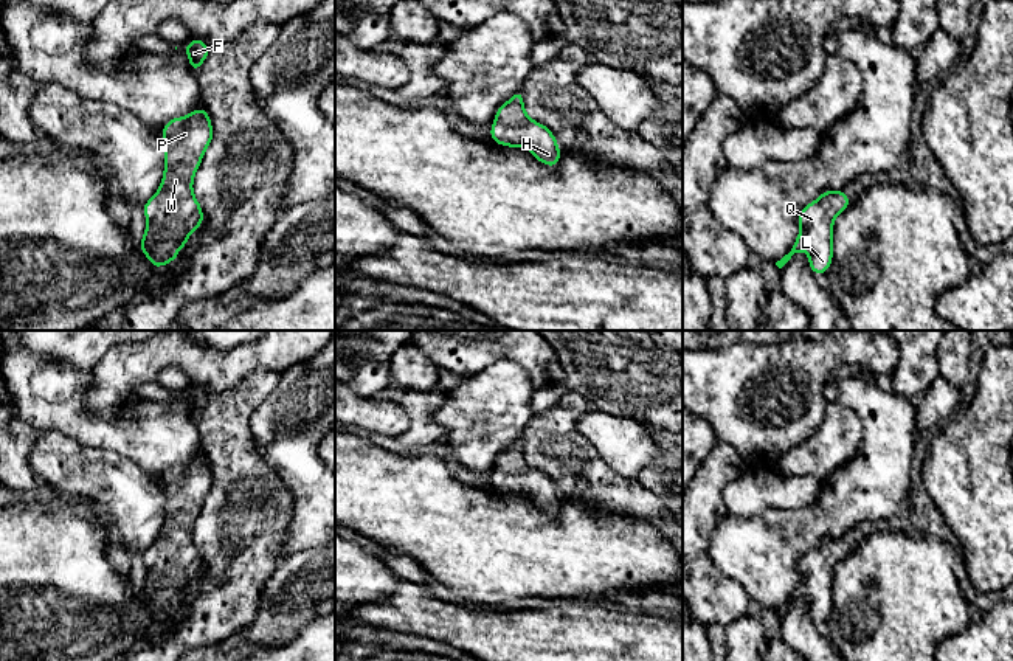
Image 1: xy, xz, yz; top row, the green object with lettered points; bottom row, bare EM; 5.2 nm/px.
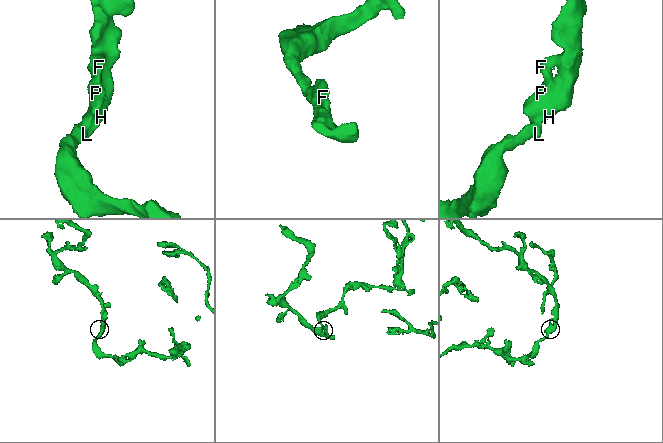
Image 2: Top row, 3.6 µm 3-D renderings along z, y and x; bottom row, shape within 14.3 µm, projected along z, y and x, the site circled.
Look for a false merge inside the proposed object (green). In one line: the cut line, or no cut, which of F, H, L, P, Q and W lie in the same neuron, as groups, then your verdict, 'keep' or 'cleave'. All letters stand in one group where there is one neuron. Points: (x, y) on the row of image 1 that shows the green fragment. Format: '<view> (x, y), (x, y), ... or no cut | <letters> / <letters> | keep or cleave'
no cut | F H L P Q W | keep

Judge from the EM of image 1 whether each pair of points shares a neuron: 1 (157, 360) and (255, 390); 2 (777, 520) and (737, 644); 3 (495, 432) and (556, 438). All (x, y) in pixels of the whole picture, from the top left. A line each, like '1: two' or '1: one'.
1: two
2: two
3: two

